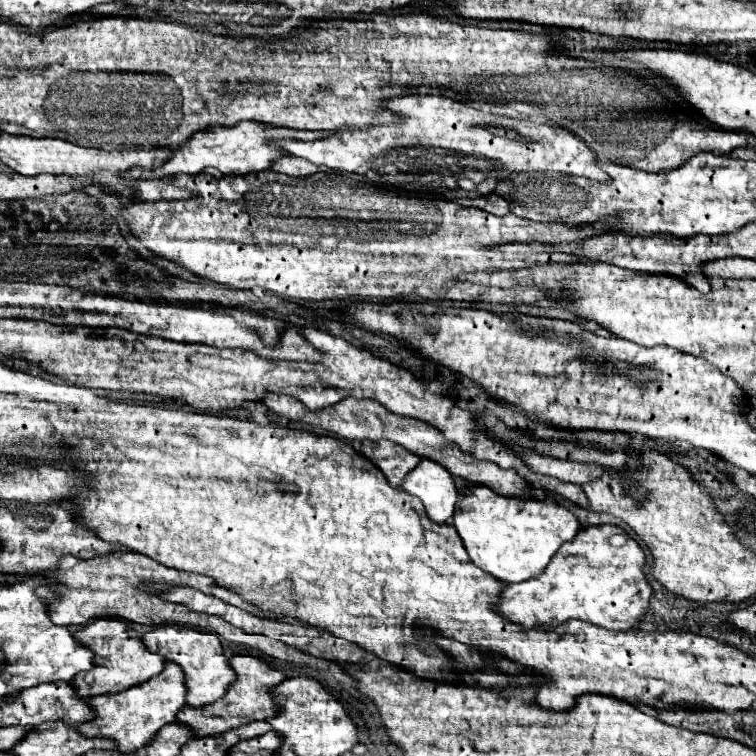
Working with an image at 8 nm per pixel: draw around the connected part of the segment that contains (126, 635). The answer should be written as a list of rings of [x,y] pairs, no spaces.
[[[97,618],[91,624],[75,630],[75,638],[85,642],[95,652],[95,668],[77,674],[75,686],[81,696],[91,698],[97,694],[109,694],[109,692],[121,692],[129,686],[137,686],[141,682],[147,682],[149,678],[155,678],[165,668],[165,658],[157,652],[151,652],[145,644],[139,632],[129,628],[129,622],[119,618]]]

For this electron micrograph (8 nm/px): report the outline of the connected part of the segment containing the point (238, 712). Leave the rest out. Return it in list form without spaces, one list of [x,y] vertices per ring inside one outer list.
[[[233,656],[231,666],[237,674],[237,682],[229,688],[225,698],[201,708],[185,706],[181,714],[177,714],[177,720],[193,726],[193,730],[197,730],[199,736],[217,736],[227,730],[239,728],[243,724],[251,724],[255,720],[267,720],[273,714],[279,714],[279,704],[277,698],[273,696],[273,688],[285,680],[285,674],[271,668],[261,658],[255,656]]]

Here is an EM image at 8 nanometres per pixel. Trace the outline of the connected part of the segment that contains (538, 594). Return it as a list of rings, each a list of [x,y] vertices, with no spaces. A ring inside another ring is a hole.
[[[613,524],[589,526],[583,528],[573,542],[561,546],[561,550],[553,556],[553,562],[549,562],[541,578],[531,578],[529,582],[513,586],[507,584],[497,610],[511,622],[521,624],[525,628],[551,628],[571,618],[577,618],[615,632],[637,630],[643,616],[649,610],[649,602],[653,596],[653,588],[643,570],[645,570],[645,554],[641,546],[627,532],[623,532],[623,528]]]

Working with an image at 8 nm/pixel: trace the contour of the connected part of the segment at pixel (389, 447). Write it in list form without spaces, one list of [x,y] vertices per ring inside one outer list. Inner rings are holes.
[[[365,440],[361,444],[361,454],[369,458],[385,474],[389,484],[397,488],[403,486],[403,480],[409,474],[409,470],[413,470],[413,466],[417,466],[417,462],[421,460],[419,456],[411,454],[409,450],[391,440],[377,440],[377,442]]]

